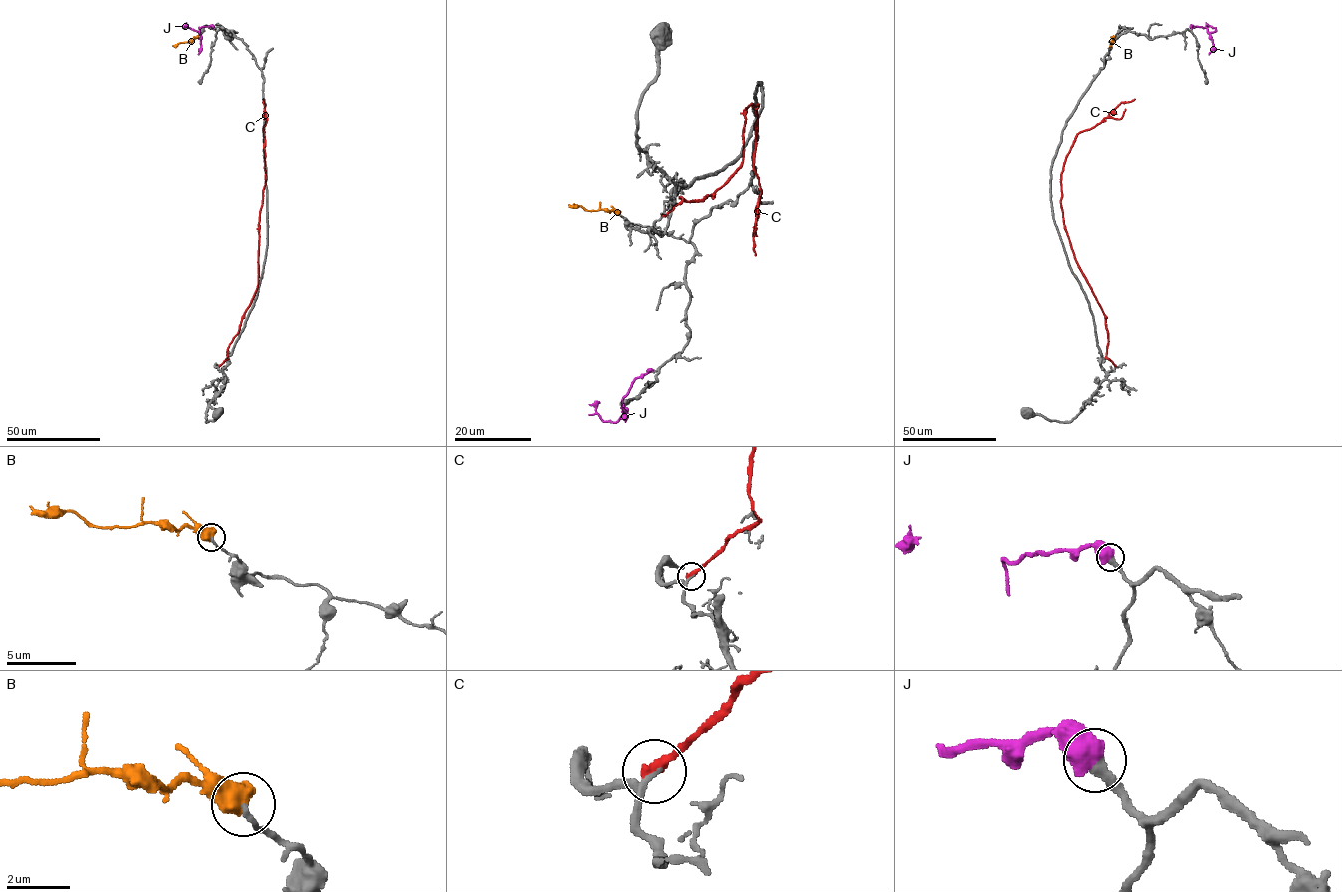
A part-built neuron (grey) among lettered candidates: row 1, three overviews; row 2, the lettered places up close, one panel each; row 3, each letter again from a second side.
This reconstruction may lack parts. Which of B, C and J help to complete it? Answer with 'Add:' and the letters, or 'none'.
Add: J

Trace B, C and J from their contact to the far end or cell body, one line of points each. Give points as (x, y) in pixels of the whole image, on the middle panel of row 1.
B: (619, 213), (585, 210), (580, 206), (568, 205)
C: (664, 215), (680, 197), (702, 200), (736, 172), (745, 110), (758, 104), (755, 255)
J: (652, 370), (634, 380), (622, 401), (623, 414), (615, 422), (604, 421), (596, 412), (596, 401)

